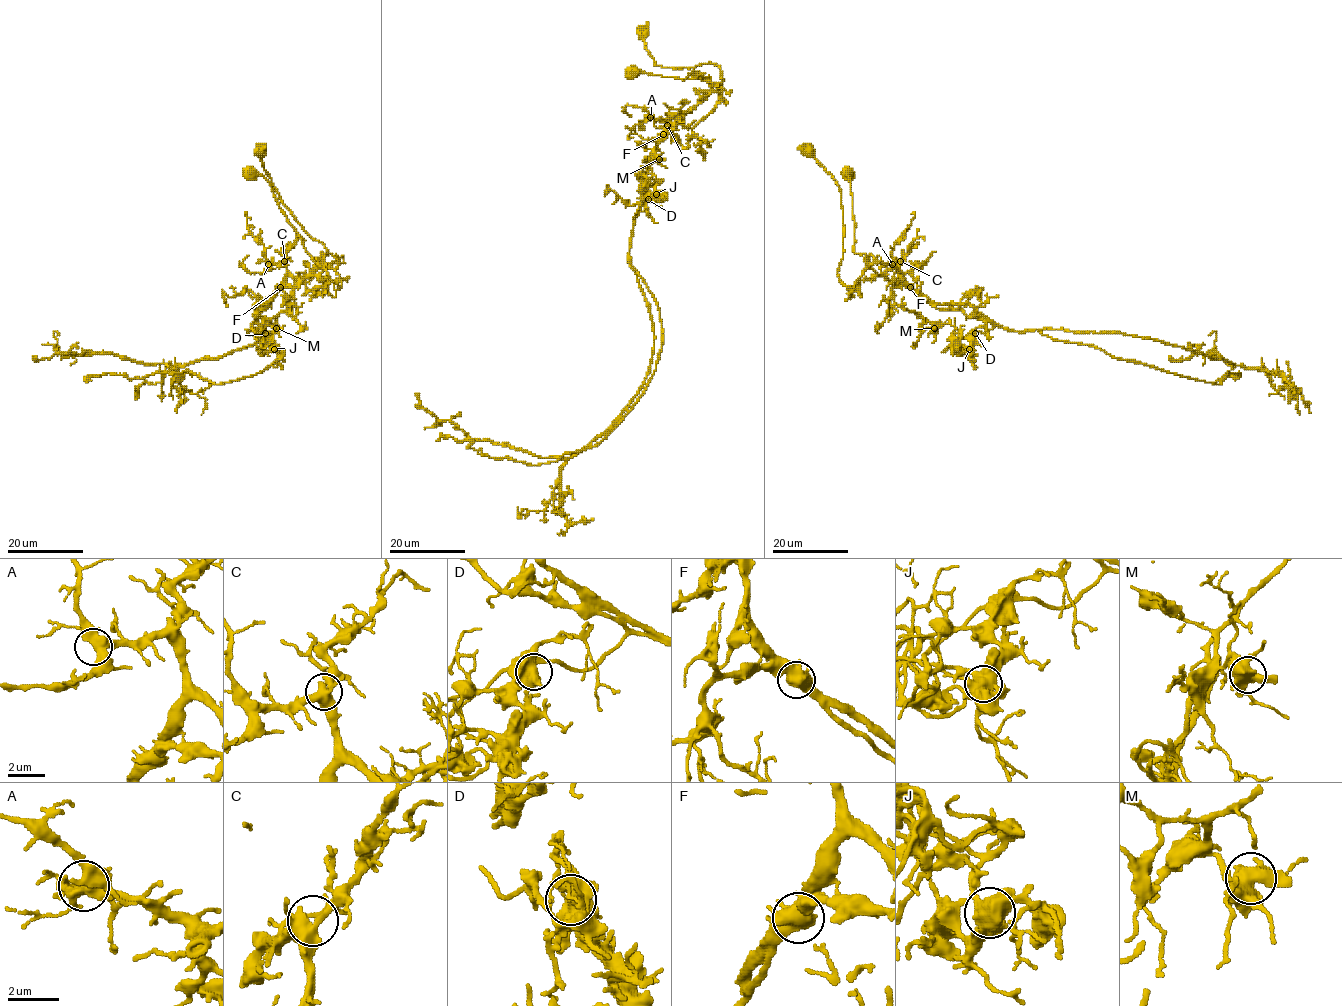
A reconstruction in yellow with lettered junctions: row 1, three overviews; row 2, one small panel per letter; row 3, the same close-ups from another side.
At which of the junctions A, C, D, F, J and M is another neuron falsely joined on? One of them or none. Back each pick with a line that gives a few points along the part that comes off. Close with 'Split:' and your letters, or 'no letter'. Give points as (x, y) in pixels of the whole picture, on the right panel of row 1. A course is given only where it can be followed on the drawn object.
F: course (910, 287), (939, 309), (1037, 330), (1190, 378), (1217, 384), (1228, 370), (1240, 373), (1216, 381)
Split: F

